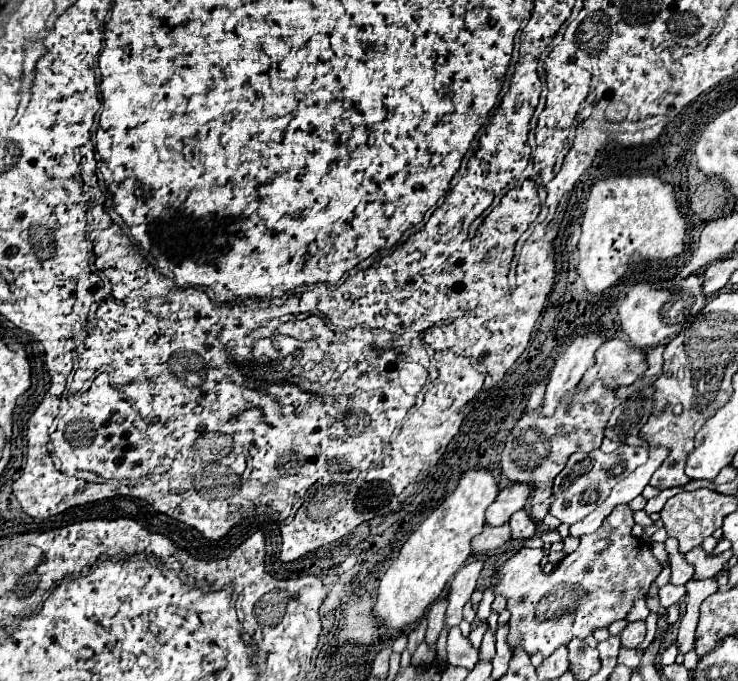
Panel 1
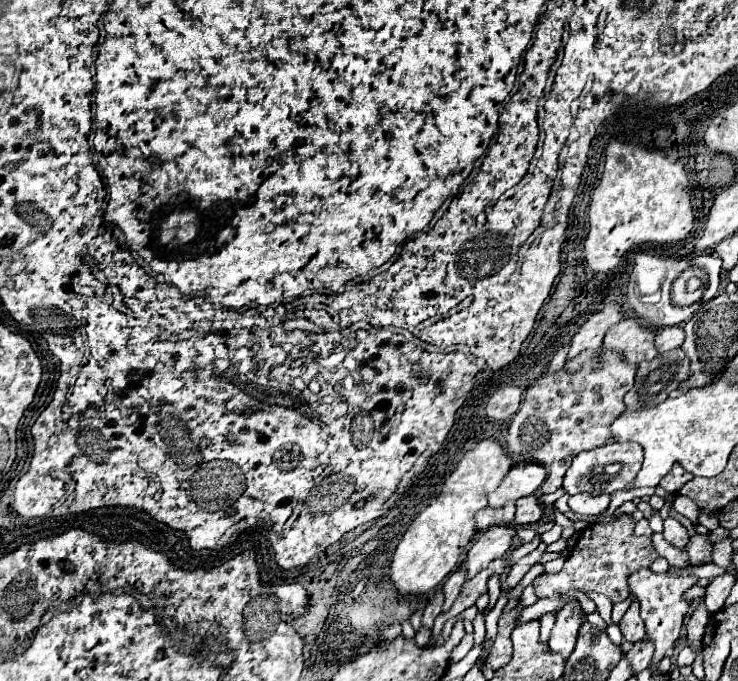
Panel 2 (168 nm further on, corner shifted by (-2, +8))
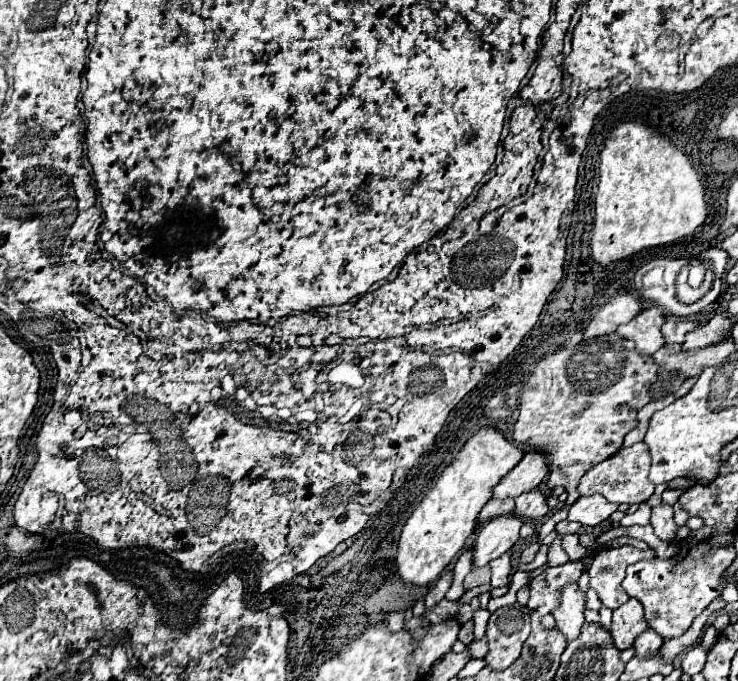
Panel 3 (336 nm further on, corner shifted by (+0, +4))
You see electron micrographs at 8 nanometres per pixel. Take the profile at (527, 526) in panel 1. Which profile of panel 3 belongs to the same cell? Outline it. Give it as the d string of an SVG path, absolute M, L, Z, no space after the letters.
M531 489L515 499L515 515L525 521L543 519L549 513L549 505L545 495L539 489Z

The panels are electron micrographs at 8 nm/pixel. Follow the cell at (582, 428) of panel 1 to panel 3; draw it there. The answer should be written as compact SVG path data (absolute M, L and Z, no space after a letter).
M617 333L603 335L599 339L583 339L579 345L559 349L537 363L521 393L513 441L521 443L523 447L539 447L539 451L545 455L549 463L547 489L555 489L559 485L567 489L569 499L559 503L555 511L581 497L577 491L579 479L595 463L609 459L617 449L621 449L625 435L637 427L637 411L651 401L651 383L655 381L655 371L659 371L659 363L655 363L651 355L639 355L635 351L635 343Z

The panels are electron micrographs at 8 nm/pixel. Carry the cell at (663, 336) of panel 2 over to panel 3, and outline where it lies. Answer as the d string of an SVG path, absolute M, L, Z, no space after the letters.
M713 313L701 315L697 319L675 319L675 317L667 317L665 325L663 325L663 337L667 343L683 343L685 335L689 331L693 331L695 327L699 327L699 323L705 323Z

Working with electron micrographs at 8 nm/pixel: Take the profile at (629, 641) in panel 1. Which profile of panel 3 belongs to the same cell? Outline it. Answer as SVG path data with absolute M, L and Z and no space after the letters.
M629 599L619 609L613 611L613 623L611 623L611 637L615 641L615 647L619 651L633 645L635 637L647 627L647 621L643 617L643 605L637 599Z

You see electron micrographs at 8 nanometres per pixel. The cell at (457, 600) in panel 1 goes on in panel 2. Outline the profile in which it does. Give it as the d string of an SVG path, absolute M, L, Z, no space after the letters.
M493 525L487 531L483 531L475 539L473 547L465 557L463 569L467 573L467 579L473 579L481 569L485 569L497 557L503 557L511 547L513 535L515 535L515 529L507 525Z

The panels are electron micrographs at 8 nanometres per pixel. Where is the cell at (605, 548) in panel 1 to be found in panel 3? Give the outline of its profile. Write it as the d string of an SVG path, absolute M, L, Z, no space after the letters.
M619 547L619 549L599 549L589 567L591 587L597 591L603 607L617 609L621 607L629 595L623 591L621 581L625 577L625 569L637 561L653 559L655 551L635 549L635 547Z

